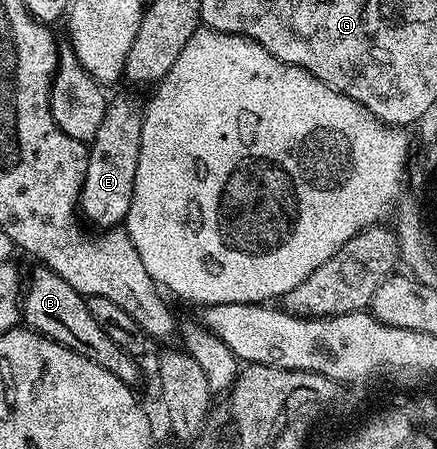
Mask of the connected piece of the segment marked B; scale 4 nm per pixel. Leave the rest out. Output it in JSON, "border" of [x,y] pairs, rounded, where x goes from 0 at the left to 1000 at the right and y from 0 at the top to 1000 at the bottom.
{"border":[[[85,592],[85,604],[76,608],[73,624],[62,624],[50,648],[50,710],[57,722],[71,724],[108,755],[133,759],[169,786],[188,786],[206,804],[233,813],[261,840],[270,840],[279,851],[302,857],[320,835],[320,817],[309,797],[284,784],[268,764],[252,759],[243,742],[233,742],[233,724],[206,706],[206,688],[195,659],[178,655],[133,608],[124,608],[112,595]]]}

